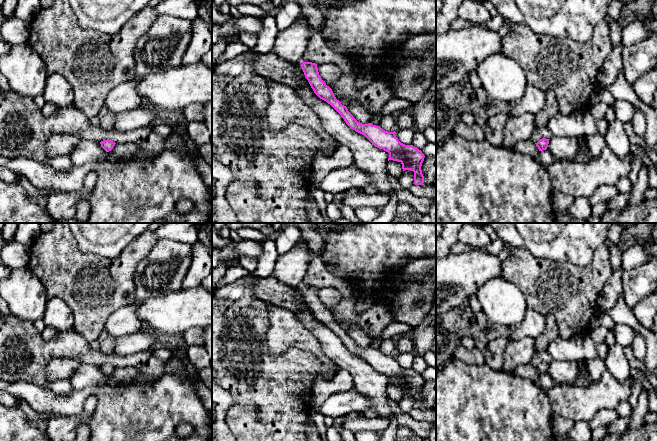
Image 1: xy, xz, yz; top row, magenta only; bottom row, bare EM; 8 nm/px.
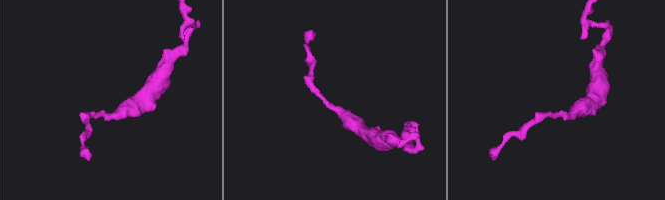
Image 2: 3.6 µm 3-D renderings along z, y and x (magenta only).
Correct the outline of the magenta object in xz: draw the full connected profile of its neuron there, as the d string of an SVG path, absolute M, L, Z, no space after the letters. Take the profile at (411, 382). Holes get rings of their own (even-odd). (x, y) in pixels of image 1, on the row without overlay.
M302 286L300 290L314 317L320 323L330 328L351 353L364 359L375 371L388 376L388 385L398 385L402 388L403 395L413 395L415 409L422 409L424 407L421 390L425 380L421 374L413 369L401 367L396 361L395 355L385 355L380 350L373 349L372 347L359 347L348 335L347 331L336 323L332 313L322 304L316 287Z

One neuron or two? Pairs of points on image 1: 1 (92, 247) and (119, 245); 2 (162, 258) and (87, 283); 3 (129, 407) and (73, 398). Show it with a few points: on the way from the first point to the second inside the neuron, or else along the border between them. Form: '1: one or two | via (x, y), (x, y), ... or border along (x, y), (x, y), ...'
1: one | via (99, 248), (112, 248)
2: two | border along (151, 249), (136, 267), (134, 290)
3: one | via (115, 402), (103, 392), (87, 392)

